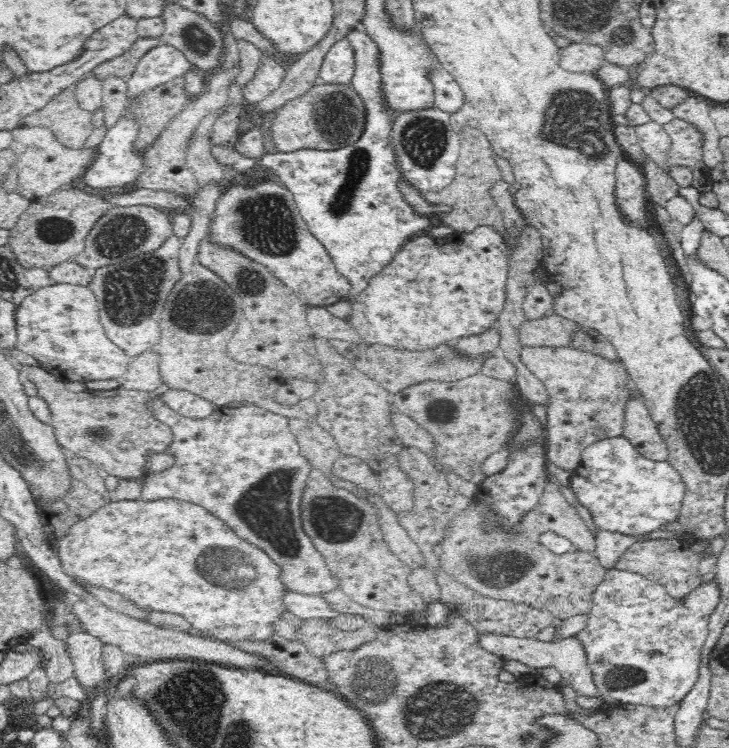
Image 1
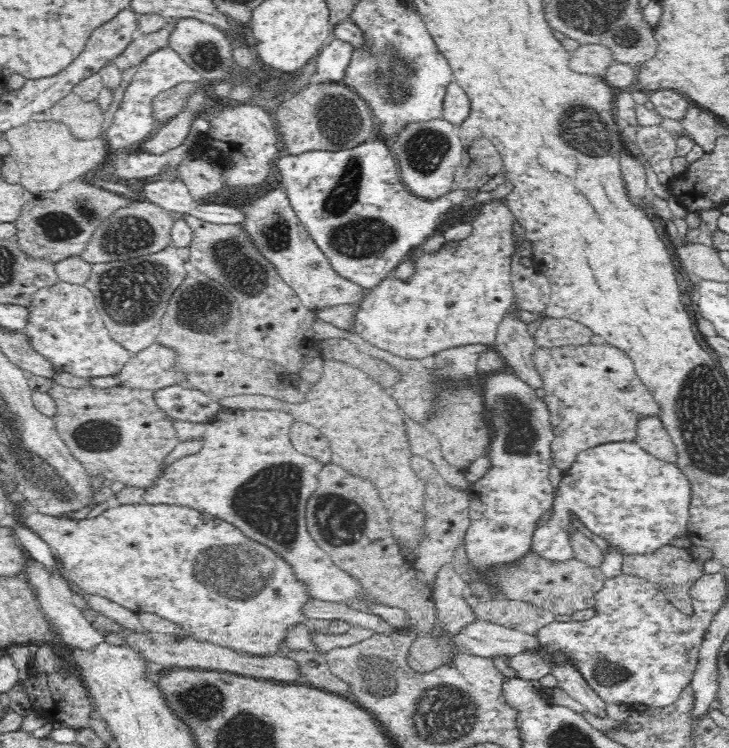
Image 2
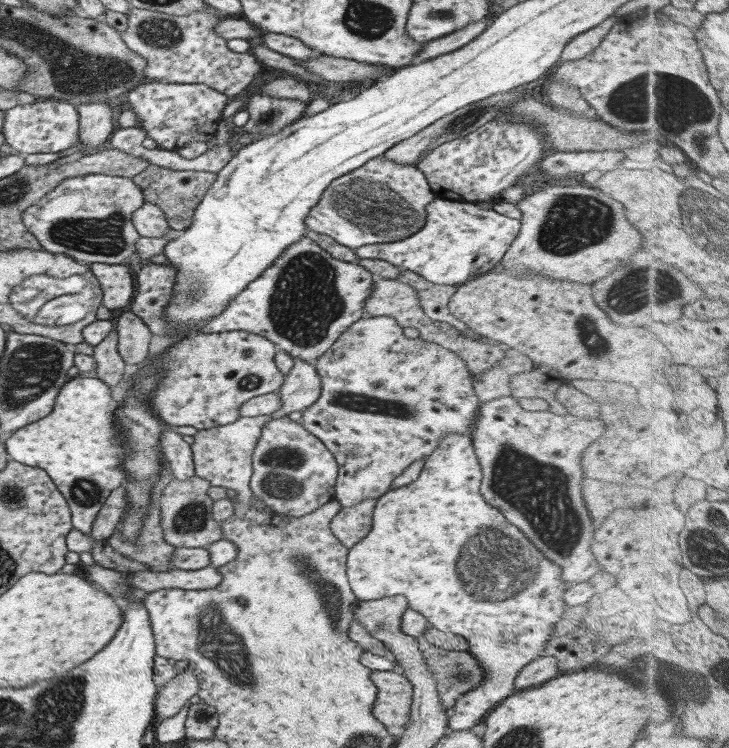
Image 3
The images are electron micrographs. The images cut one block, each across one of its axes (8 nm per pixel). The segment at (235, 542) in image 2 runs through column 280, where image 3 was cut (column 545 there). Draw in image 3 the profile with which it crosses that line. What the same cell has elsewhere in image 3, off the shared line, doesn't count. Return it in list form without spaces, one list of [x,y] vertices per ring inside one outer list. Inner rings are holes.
[[[445,433],[431,451],[431,454],[425,458],[422,470],[415,480],[400,486],[399,488],[388,489],[379,498],[376,498],[372,510],[372,523],[369,532],[357,543],[348,549],[345,566],[348,585],[355,595],[357,601],[375,600],[387,598],[390,596],[401,595],[405,597],[407,606],[410,610],[419,612],[429,627],[433,627],[443,633],[451,633],[455,639],[463,637],[469,648],[469,651],[478,662],[478,665],[484,672],[484,680],[480,682],[473,690],[468,690],[462,694],[448,712],[448,730],[468,730],[476,723],[482,722],[484,716],[500,701],[507,698],[515,692],[513,688],[513,679],[520,668],[523,668],[530,660],[541,656],[544,644],[551,638],[551,629],[555,622],[559,620],[566,606],[562,601],[563,591],[568,588],[567,584],[560,579],[560,567],[551,562],[545,562],[539,550],[533,546],[525,537],[519,528],[514,527],[506,521],[506,518],[489,503],[483,500],[480,493],[481,472],[480,466],[472,447],[472,439],[461,433]]]

